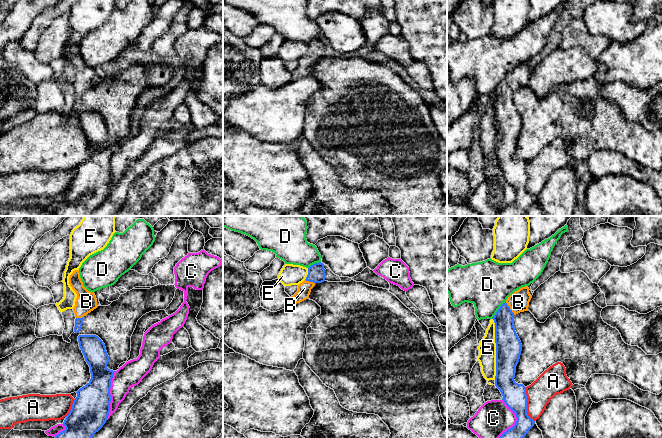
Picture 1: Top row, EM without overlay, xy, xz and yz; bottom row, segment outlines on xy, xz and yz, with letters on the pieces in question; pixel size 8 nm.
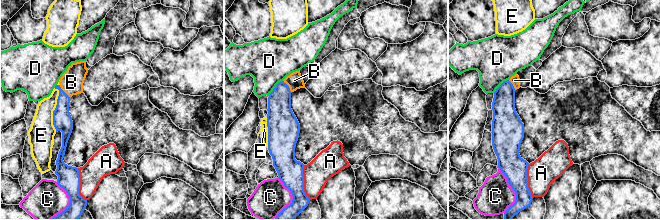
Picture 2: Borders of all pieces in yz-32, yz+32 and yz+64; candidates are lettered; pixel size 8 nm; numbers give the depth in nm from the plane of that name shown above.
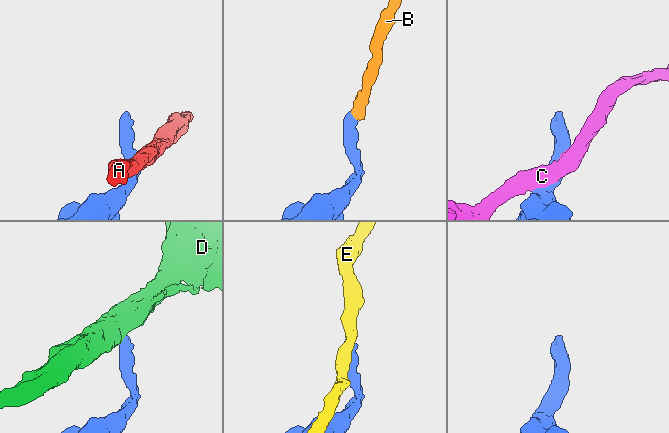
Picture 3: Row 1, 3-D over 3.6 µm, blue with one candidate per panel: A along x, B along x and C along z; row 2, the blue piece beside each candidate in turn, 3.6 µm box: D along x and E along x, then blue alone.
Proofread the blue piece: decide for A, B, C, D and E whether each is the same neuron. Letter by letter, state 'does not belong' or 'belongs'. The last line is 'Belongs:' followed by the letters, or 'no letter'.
A: does not belong
B: belongs
C: does not belong
D: does not belong
E: does not belong
Belongs: B

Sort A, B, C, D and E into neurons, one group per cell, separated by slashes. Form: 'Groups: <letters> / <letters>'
Groups: A / B / C / D / E

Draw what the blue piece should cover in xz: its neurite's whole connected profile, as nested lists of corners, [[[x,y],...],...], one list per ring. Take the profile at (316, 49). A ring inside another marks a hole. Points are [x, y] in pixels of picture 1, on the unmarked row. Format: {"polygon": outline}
{"polygon": [[[319,38],[311,41],[308,44],[308,51],[306,55],[298,61],[298,67],[291,72],[291,79],[297,80],[309,74],[311,65],[316,59],[325,57],[324,40]]]}

